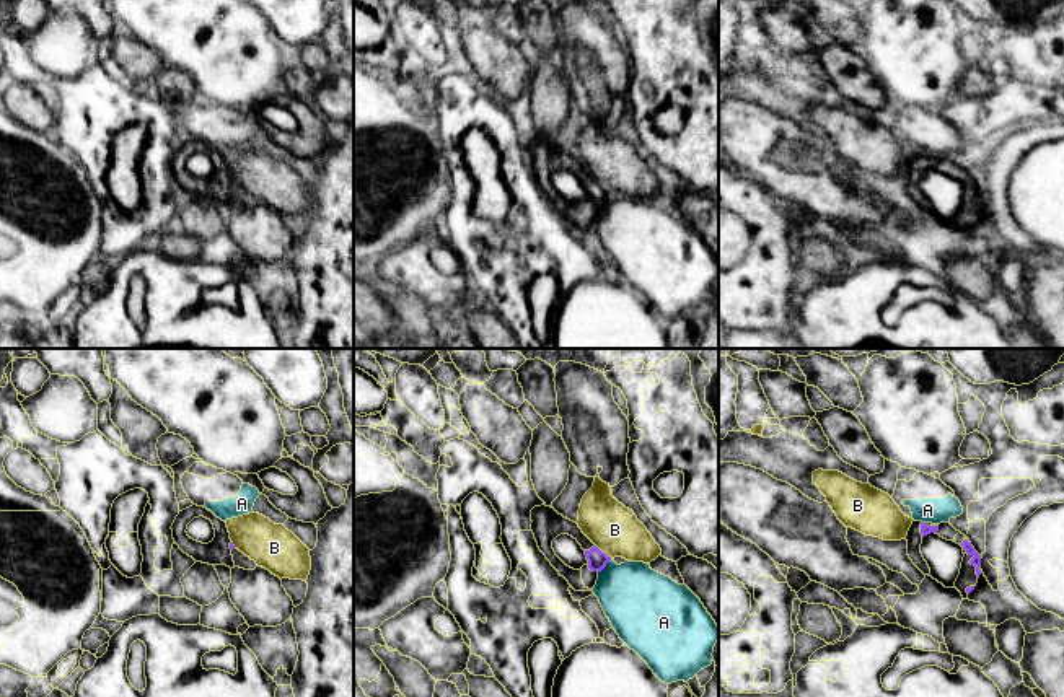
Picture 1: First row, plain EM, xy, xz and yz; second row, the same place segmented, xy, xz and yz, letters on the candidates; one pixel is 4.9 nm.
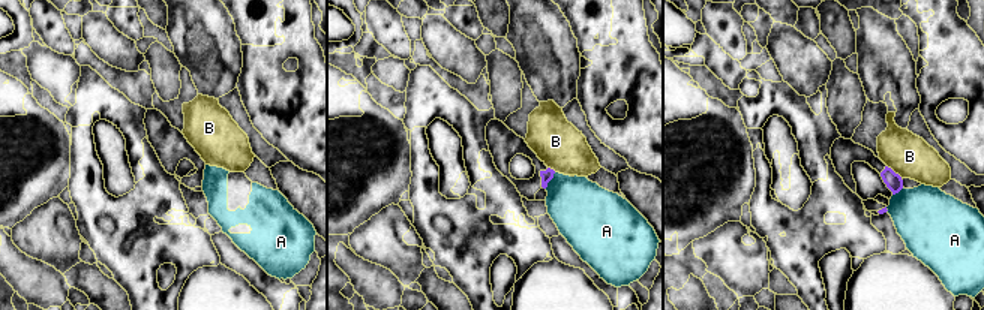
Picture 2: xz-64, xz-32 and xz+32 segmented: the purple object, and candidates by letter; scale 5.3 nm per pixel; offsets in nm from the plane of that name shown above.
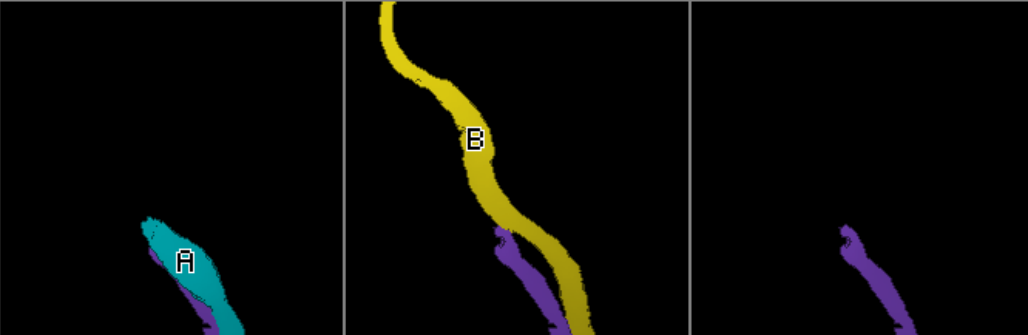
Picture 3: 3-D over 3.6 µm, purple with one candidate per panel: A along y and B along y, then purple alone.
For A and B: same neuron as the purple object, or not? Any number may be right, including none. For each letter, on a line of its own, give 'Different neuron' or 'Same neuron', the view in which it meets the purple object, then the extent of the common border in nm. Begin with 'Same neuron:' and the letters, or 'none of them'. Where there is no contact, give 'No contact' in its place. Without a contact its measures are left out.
Same neuron: none of them
A: Different neuron. Touches purple in xz. Shared border 100 nm
B: Different neuron. Touches purple in xz. Shared border 110 nm

